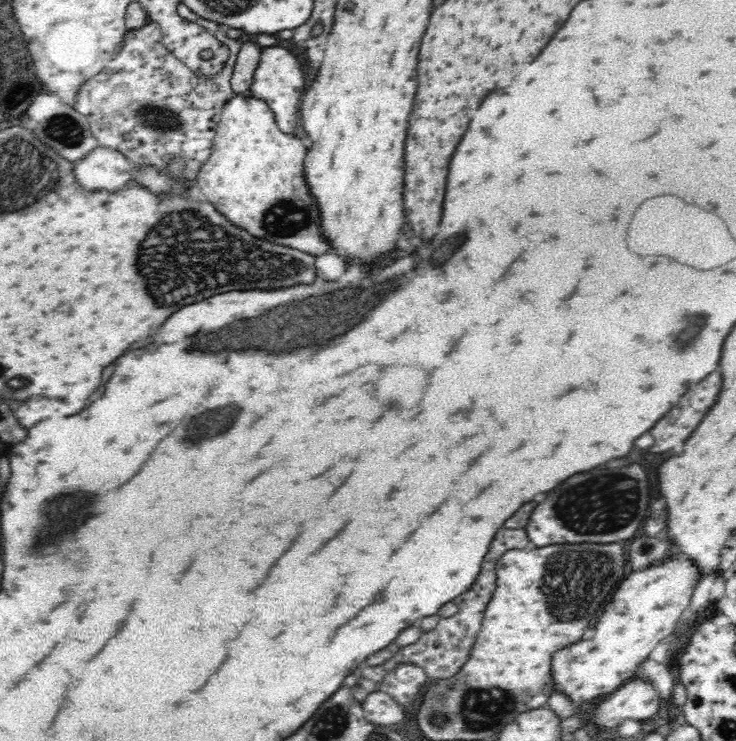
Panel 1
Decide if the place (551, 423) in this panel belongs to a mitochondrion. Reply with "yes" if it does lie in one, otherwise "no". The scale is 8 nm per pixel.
no

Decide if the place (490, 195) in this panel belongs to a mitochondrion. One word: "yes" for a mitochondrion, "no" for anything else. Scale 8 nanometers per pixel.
no

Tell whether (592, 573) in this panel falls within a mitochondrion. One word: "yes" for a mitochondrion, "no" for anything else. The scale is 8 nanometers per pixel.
yes

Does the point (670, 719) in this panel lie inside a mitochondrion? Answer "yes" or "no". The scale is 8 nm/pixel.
no

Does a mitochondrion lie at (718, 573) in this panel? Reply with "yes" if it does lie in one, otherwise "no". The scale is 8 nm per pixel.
no

